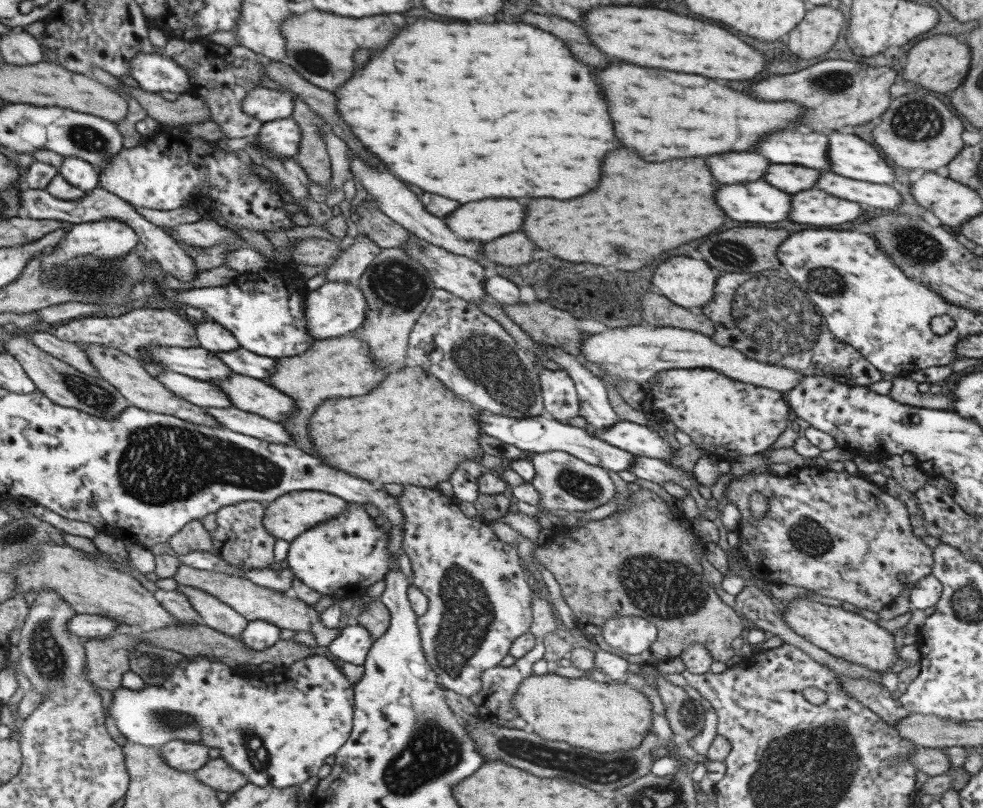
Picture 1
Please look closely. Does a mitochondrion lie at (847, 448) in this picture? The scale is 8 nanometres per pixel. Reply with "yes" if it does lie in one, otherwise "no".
no

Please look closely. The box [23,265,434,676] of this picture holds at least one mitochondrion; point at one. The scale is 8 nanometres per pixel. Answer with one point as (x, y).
(161, 464)

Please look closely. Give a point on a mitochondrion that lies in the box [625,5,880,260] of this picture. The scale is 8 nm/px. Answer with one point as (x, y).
(821, 82)

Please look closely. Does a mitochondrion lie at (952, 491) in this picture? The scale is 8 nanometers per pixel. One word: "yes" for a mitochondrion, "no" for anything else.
no

